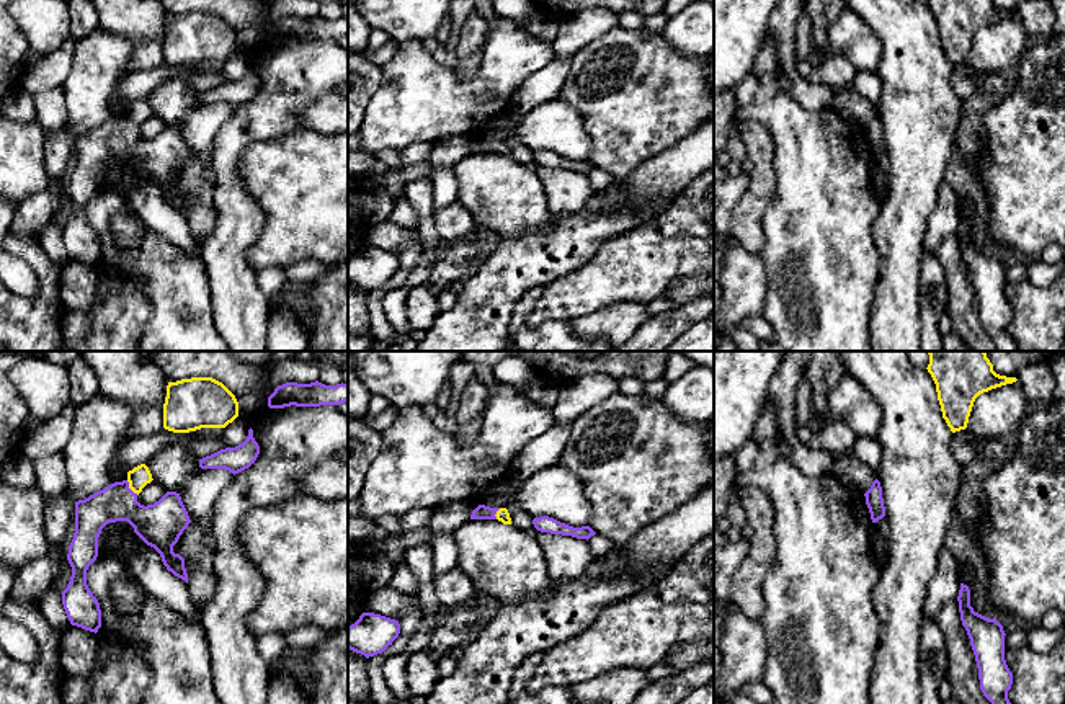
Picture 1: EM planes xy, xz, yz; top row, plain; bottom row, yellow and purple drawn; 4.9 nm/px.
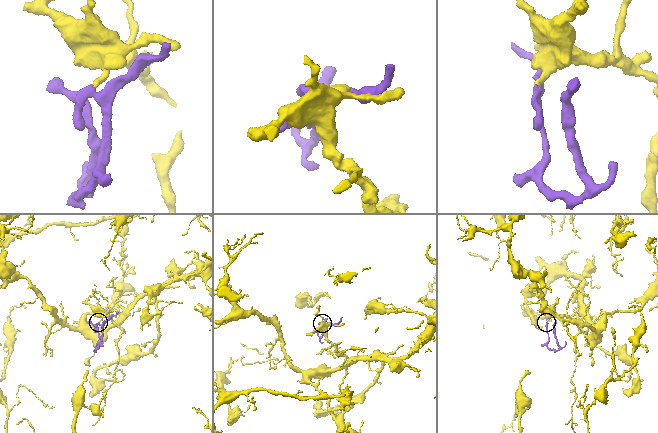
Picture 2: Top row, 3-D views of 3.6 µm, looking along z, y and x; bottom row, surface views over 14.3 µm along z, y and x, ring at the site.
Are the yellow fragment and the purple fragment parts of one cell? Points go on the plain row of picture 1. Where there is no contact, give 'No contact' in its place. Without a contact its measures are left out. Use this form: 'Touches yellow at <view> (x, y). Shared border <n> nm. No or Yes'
Touches yellow at xy (131, 123). Shared border 90 nm. Yes

